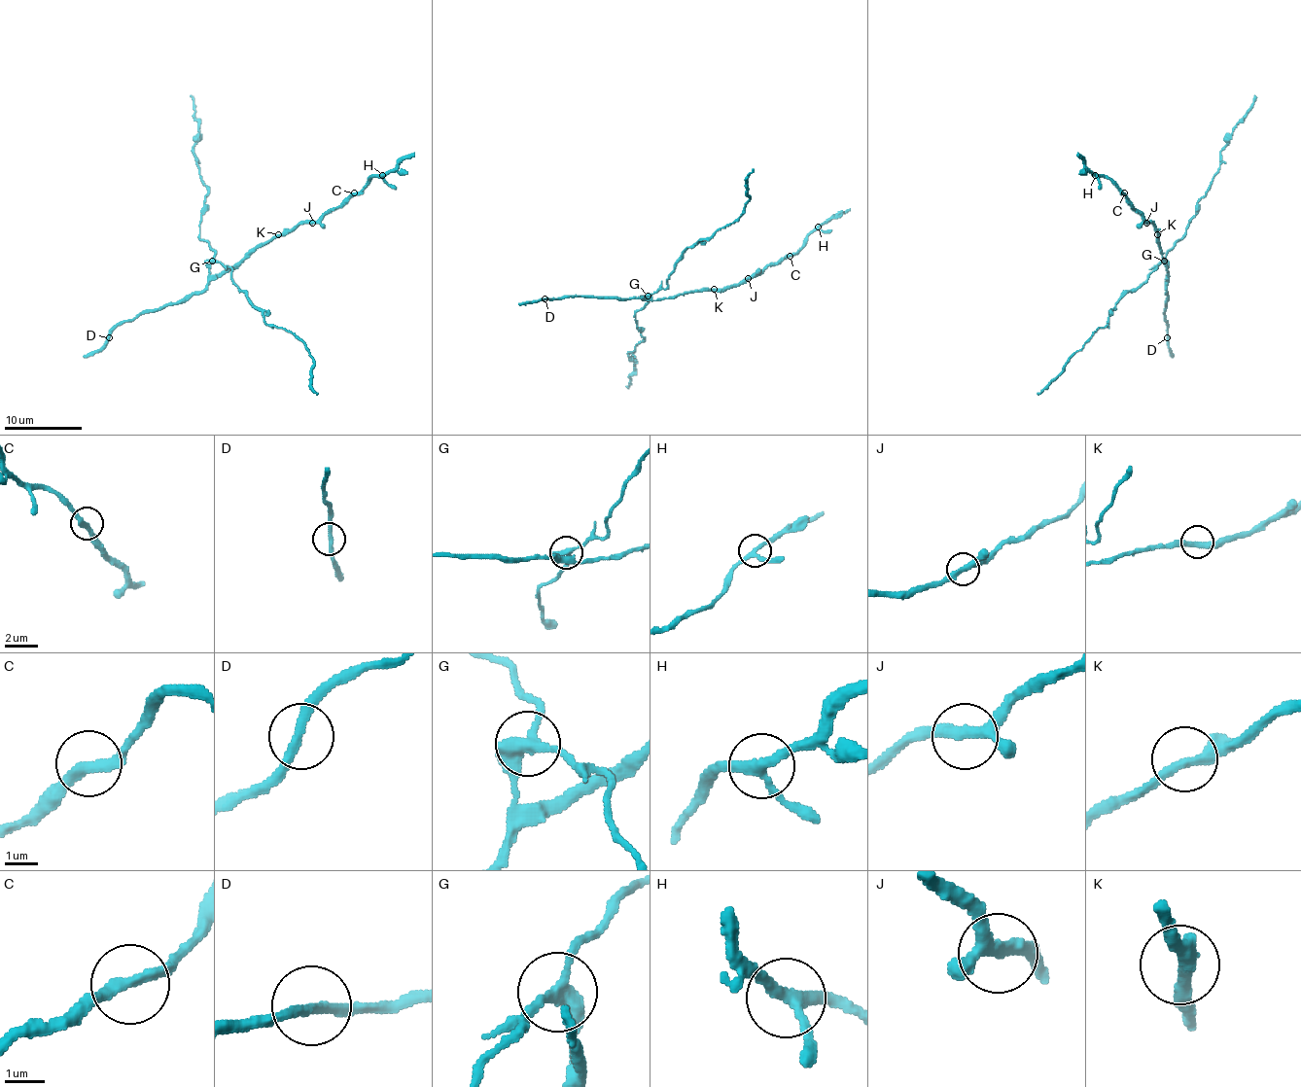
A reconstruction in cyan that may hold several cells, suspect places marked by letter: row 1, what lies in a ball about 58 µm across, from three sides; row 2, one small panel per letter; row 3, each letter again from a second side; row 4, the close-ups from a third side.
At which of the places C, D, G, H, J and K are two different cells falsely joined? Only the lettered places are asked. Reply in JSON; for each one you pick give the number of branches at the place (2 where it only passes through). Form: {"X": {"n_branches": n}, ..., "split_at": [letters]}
{"G": {"n_branches": 3}, "split_at": ["G"]}

